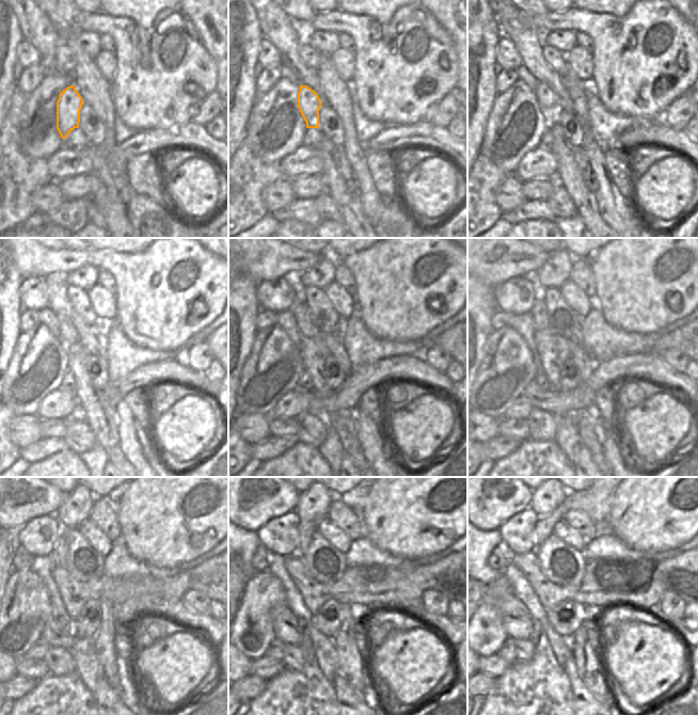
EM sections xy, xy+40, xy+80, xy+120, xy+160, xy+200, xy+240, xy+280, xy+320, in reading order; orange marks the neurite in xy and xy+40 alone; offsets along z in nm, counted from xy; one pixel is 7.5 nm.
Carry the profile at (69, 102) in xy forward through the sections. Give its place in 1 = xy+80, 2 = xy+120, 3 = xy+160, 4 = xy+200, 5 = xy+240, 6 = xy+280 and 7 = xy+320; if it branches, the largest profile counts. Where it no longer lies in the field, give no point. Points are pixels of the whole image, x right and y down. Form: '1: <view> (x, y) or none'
1: xy+80 (546, 100)
2: xy+120 (68, 335)
3: xy+160 (300, 311)
4: xy+200 (539, 312)
5: xy+240 (60, 553)
6: xy+280 (305, 530)
7: xy+320 (596, 501)

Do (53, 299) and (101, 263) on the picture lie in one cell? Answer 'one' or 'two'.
two

